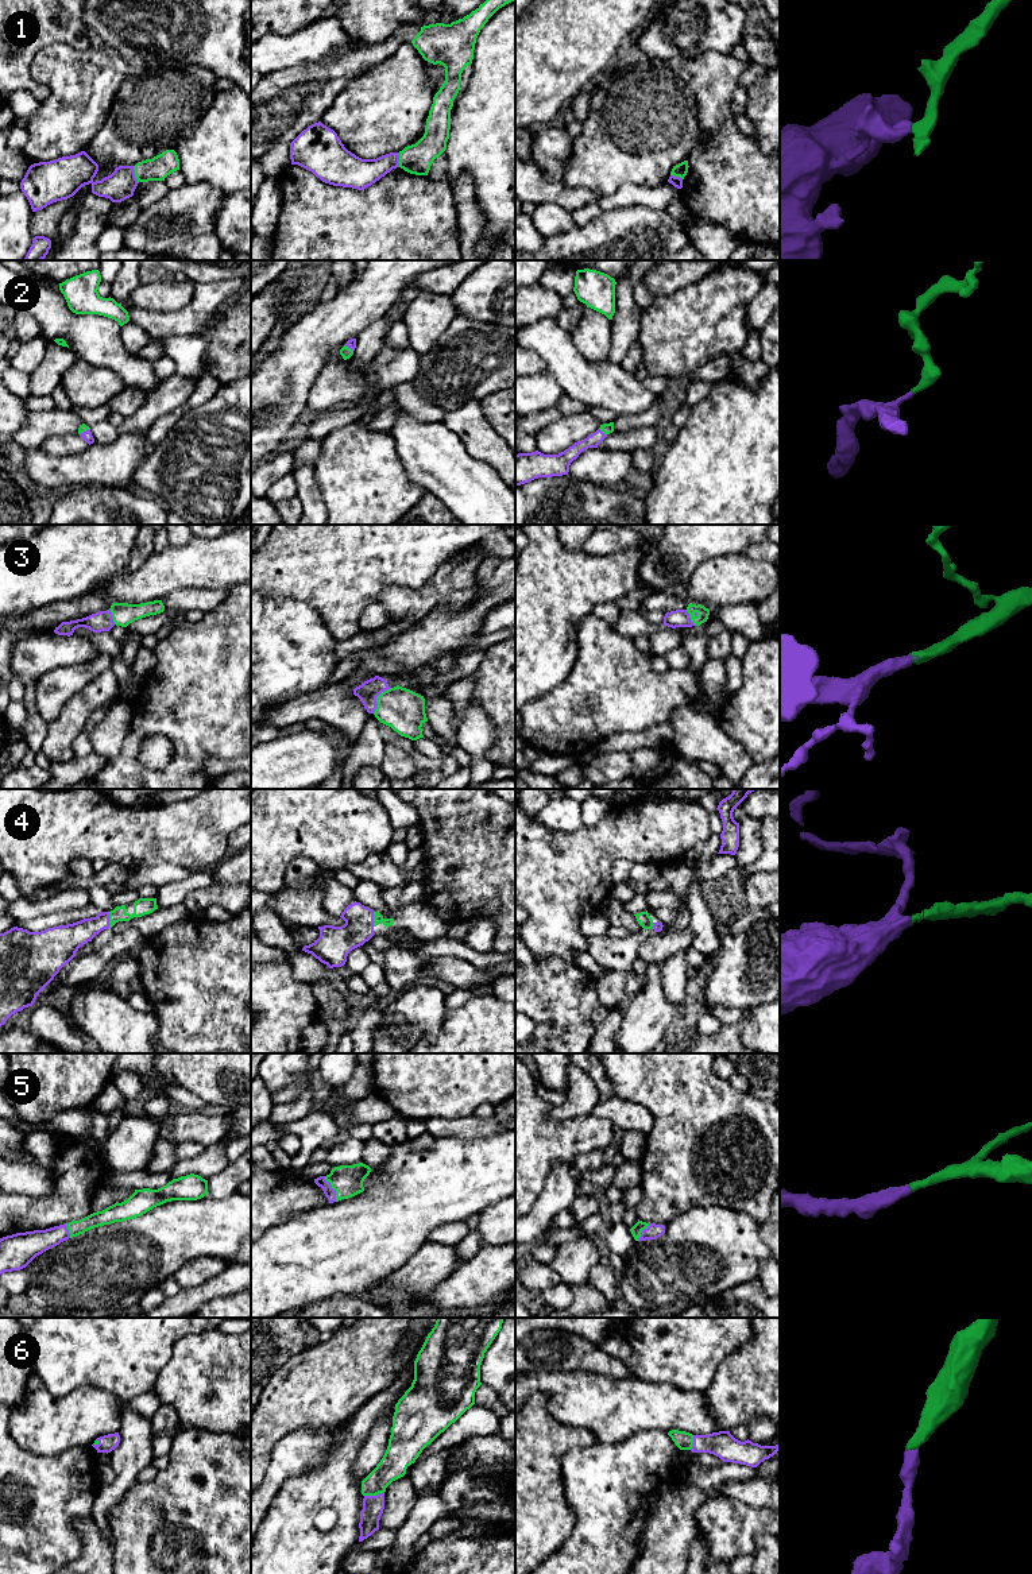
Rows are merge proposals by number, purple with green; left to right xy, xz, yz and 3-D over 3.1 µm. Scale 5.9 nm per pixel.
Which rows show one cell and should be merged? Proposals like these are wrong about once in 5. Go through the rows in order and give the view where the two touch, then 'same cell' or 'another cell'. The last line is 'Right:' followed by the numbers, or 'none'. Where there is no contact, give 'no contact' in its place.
1: xy | another cell
2: yz | same cell
3: xz | same cell
4: xy | same cell
5: xz | same cell
6: xz | same cell
Right: 2, 3, 4, 5, 6

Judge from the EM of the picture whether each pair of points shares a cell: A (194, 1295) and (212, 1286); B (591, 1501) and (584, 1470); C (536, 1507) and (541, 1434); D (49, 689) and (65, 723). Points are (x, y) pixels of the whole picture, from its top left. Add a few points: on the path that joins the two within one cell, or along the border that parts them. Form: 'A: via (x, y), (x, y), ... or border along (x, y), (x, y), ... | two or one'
A: via (198, 1295), (208, 1290) | one
B: via (591, 1493), (591, 1478) | one
C: via (536, 1489), (536, 1451) | one
D: border along (81, 688), (47, 723) | two

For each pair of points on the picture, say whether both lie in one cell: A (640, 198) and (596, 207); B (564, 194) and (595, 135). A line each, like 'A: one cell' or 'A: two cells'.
A: one cell
B: two cells

